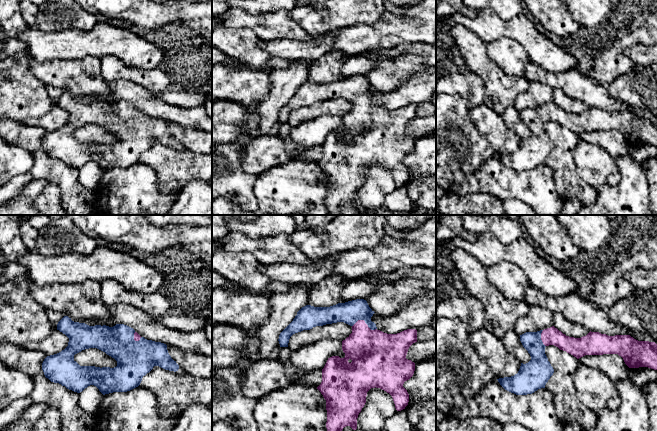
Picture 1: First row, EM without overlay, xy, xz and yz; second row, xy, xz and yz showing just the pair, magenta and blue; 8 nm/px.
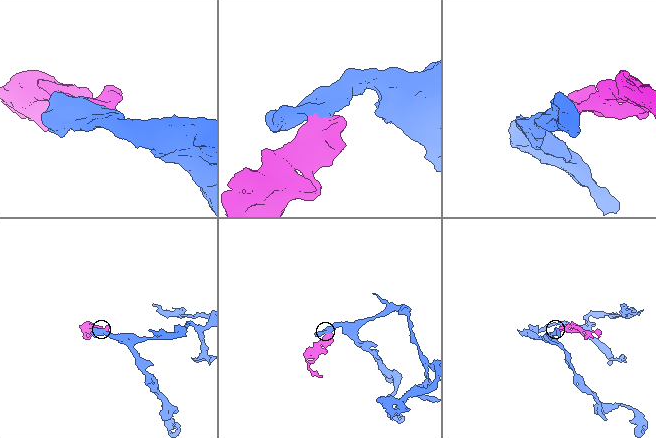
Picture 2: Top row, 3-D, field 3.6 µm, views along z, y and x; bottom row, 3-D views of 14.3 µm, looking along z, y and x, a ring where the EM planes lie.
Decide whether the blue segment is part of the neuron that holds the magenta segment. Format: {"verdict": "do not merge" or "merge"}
{"verdict": "merge"}

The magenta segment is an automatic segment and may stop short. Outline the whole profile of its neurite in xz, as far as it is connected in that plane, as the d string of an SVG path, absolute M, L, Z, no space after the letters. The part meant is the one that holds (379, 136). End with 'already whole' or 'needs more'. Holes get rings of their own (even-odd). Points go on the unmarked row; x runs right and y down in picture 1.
M364 75L338 79L330 83L302 83L293 97L280 109L280 123L288 123L290 113L303 106L337 98L344 98L352 103L352 109L342 117L344 134L328 134L322 145L322 158L317 163L326 176L327 208L332 212L340 210L344 203L357 205L357 194L366 179L367 168L371 164L380 164L389 169L397 187L405 185L409 170L403 163L415 147L415 139L406 134L409 123L417 118L417 106L407 105L397 110L387 110L377 105L371 97L375 88Z | needs more

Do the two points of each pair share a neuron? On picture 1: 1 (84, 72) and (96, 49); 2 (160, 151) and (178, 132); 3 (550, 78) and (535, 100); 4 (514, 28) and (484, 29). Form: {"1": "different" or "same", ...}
{"1": "different", "2": "different", "3": "different", "4": "same"}

